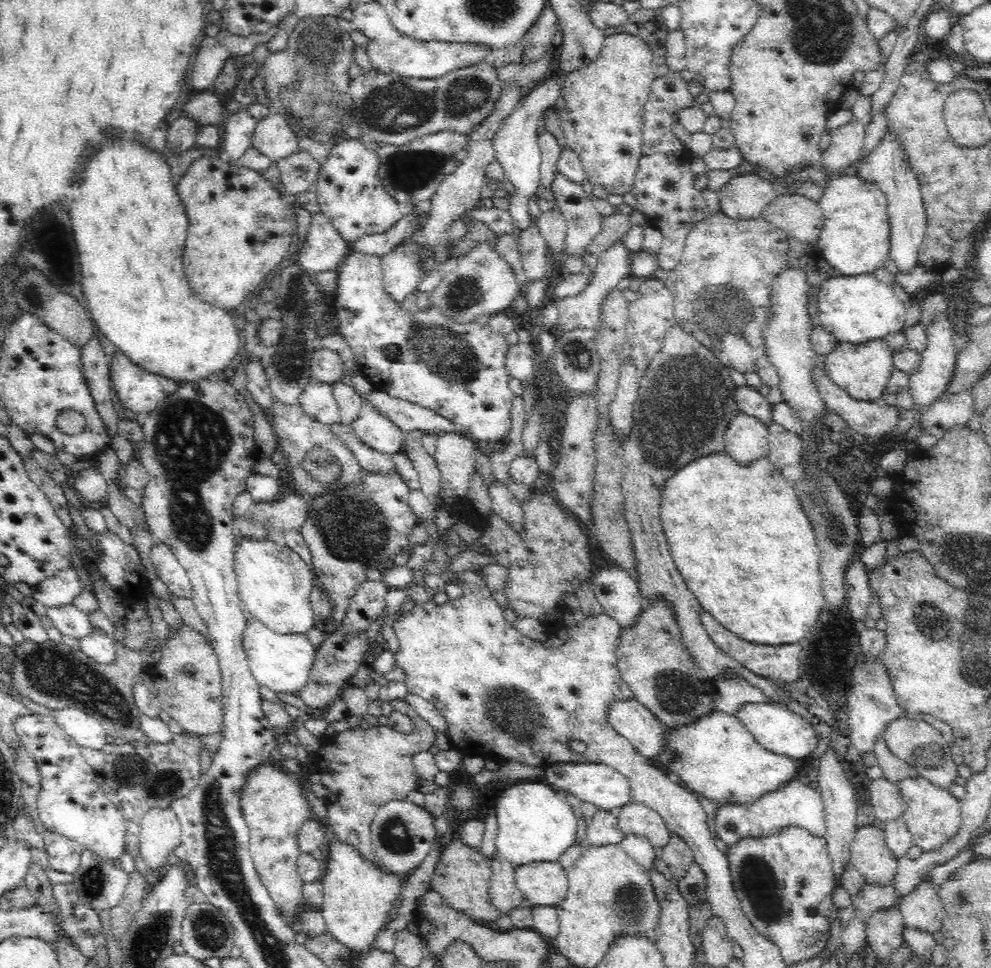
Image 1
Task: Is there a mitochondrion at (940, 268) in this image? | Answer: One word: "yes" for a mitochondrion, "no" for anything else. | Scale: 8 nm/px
no

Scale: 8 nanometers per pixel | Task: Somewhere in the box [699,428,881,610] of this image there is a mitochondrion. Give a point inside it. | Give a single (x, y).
(820, 506)

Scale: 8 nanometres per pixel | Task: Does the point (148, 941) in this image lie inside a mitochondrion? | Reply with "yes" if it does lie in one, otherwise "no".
yes

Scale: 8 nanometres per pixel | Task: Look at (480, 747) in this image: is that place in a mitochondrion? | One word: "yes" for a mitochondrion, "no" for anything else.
yes

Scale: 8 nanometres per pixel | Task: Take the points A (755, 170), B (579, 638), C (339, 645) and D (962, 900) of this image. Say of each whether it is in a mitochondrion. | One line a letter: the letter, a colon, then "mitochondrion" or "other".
A: other
B: other
C: other
D: mitochondrion

